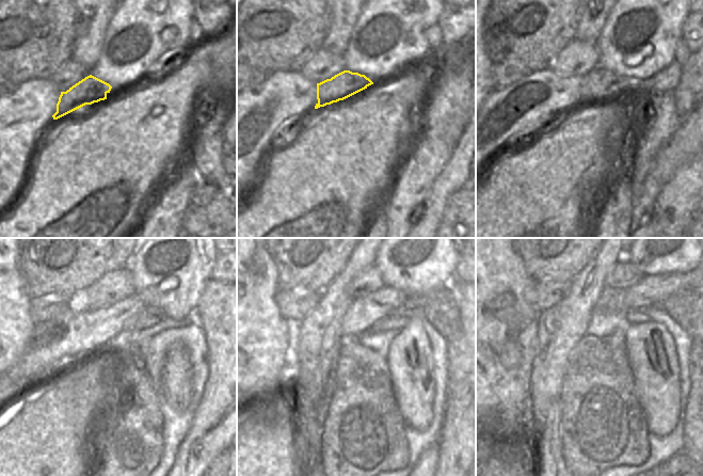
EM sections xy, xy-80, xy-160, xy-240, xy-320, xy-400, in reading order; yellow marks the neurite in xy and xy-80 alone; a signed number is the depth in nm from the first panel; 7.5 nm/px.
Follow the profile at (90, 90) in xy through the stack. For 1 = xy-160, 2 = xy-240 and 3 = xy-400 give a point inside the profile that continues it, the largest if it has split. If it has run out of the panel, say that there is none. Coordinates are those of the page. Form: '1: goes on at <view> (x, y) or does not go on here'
1: goes on at xy-160 (600, 83)
2: goes on at xy-240 (146, 317)
3: goes on at xy-400 (692, 310)

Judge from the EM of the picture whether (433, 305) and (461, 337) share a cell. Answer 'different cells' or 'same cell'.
same cell

